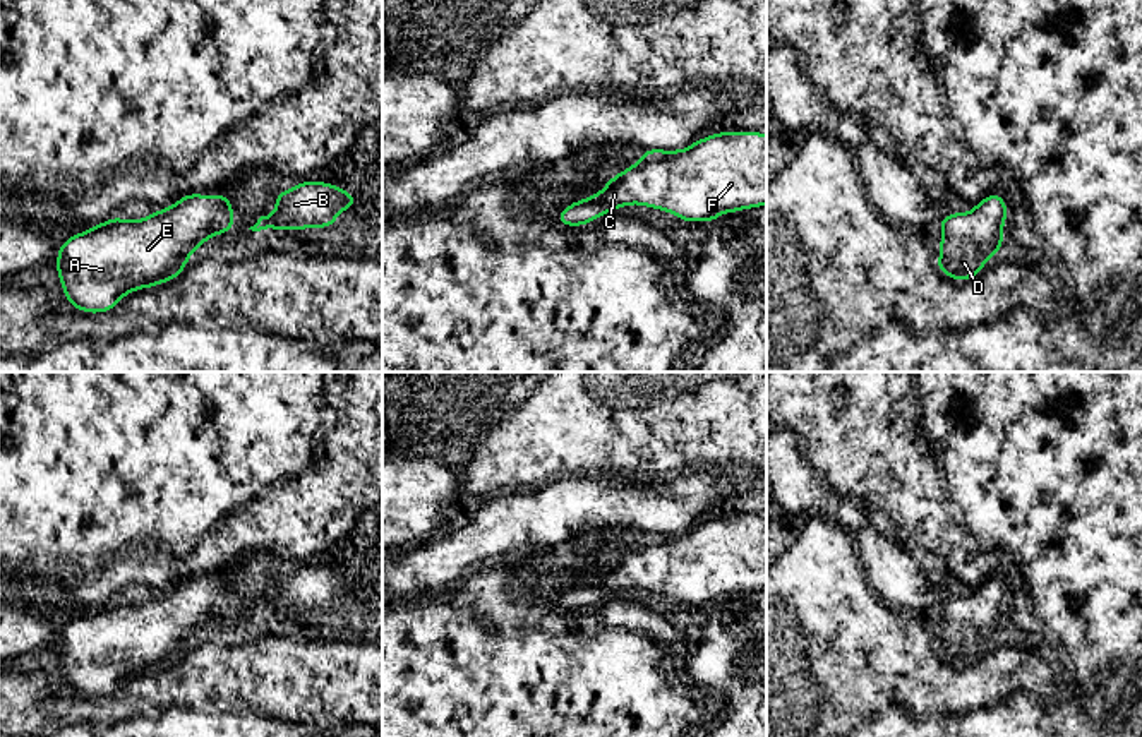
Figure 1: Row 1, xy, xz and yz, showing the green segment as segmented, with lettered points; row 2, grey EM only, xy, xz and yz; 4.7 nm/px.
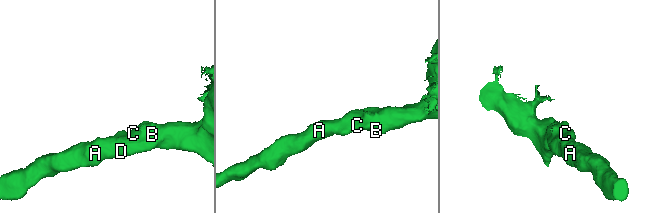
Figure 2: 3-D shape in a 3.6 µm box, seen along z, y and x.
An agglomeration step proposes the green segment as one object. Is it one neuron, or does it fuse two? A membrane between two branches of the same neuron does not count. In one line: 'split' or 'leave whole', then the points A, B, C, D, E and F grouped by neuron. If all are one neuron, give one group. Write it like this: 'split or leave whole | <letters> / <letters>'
leave whole | A B C D E F

